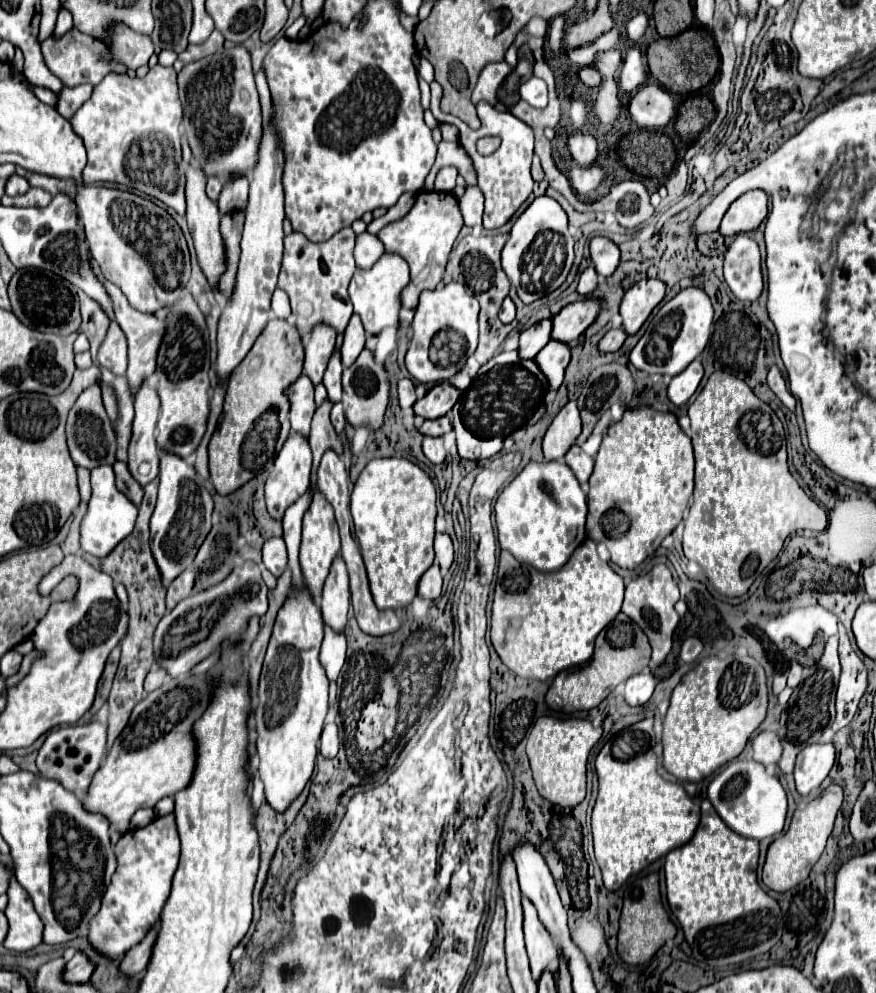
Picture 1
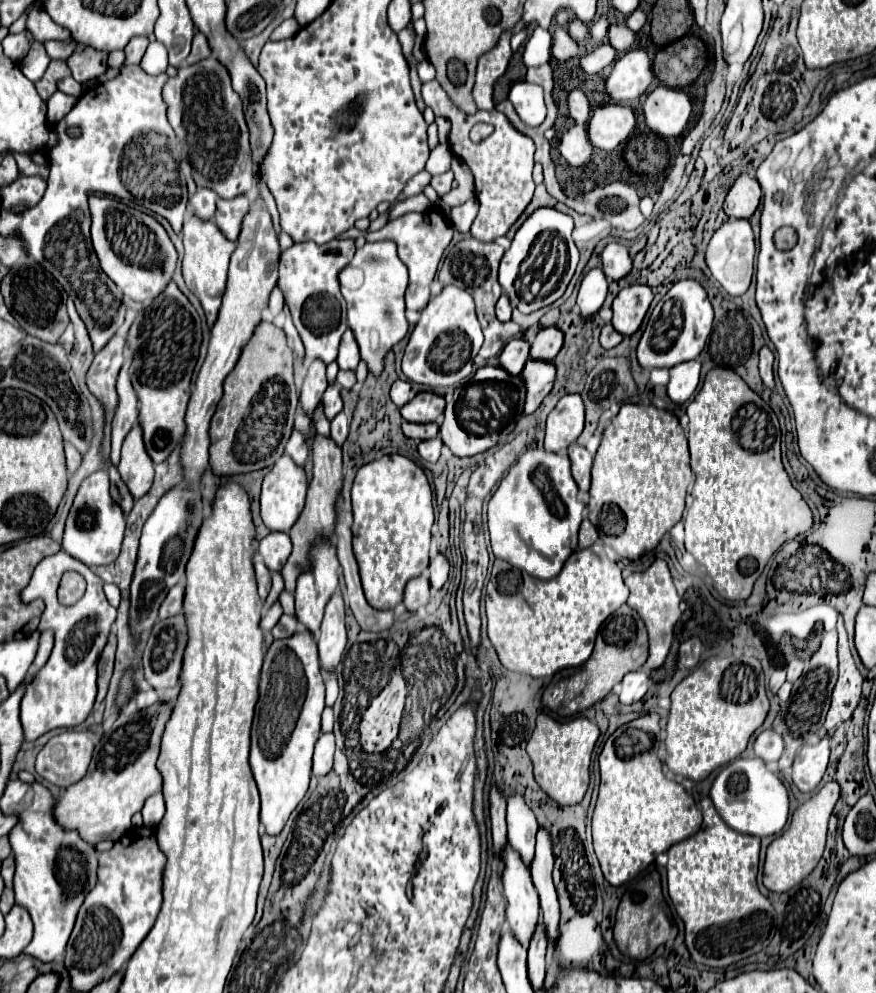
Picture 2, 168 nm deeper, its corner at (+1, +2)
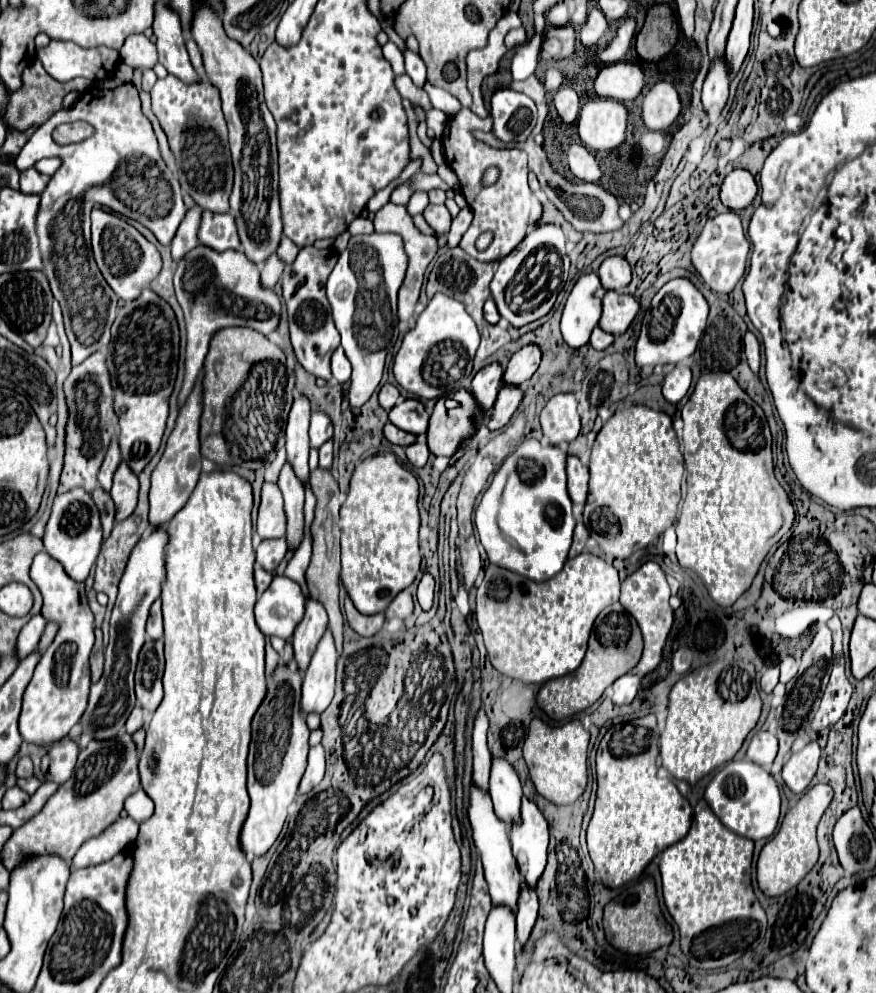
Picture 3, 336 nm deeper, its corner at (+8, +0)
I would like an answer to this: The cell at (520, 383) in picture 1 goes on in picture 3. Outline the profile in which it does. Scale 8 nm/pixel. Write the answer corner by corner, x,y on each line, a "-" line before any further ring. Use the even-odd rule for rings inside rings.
462,389
450,397
440,397
428,423
428,447
436,457
450,457
462,439
476,433
490,413
482,413
470,391

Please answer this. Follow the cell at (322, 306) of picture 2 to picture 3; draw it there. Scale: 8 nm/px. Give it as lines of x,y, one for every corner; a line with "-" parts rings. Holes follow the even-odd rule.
304,247
300,249
296,261
292,265
286,265
284,275
282,275
282,289
284,289
284,301
288,307
288,323
290,323
290,339
292,339
292,347
294,353
300,361
300,365
312,373
314,377
322,377
328,381
332,381
332,373
330,373
330,357
334,353
334,349
340,345
340,333
336,331
332,319
330,319
330,307
326,301
326,291
324,291
324,283
332,271
332,267
336,265
338,259
338,251
336,249
316,249
316,247

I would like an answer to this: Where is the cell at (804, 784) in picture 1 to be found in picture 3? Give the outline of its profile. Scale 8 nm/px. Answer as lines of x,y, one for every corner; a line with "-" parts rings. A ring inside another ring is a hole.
816,741
806,745
802,751
790,755
790,759
782,767
782,779
794,793
804,793
816,775
820,759
820,747

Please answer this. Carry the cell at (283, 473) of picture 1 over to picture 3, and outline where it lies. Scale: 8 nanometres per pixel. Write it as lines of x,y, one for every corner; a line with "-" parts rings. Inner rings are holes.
264,483
262,487
262,503
258,509
256,533
262,539
278,539
284,537
286,519
284,519
284,501
276,483

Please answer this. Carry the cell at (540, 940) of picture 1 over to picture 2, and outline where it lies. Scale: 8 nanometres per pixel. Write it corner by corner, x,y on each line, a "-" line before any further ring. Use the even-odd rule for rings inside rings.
511,845
503,851
505,869
501,873
505,897
509,901
507,921
513,937
527,949
535,929
539,925
539,895
531,881
529,869
521,861
519,853
511,849

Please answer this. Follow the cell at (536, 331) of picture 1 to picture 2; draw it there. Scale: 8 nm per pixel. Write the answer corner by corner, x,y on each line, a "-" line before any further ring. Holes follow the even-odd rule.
511,339
505,349
501,351
501,357
499,357
499,365
503,369
507,369
511,375
519,375
527,363
527,349
529,349
529,341
525,339

